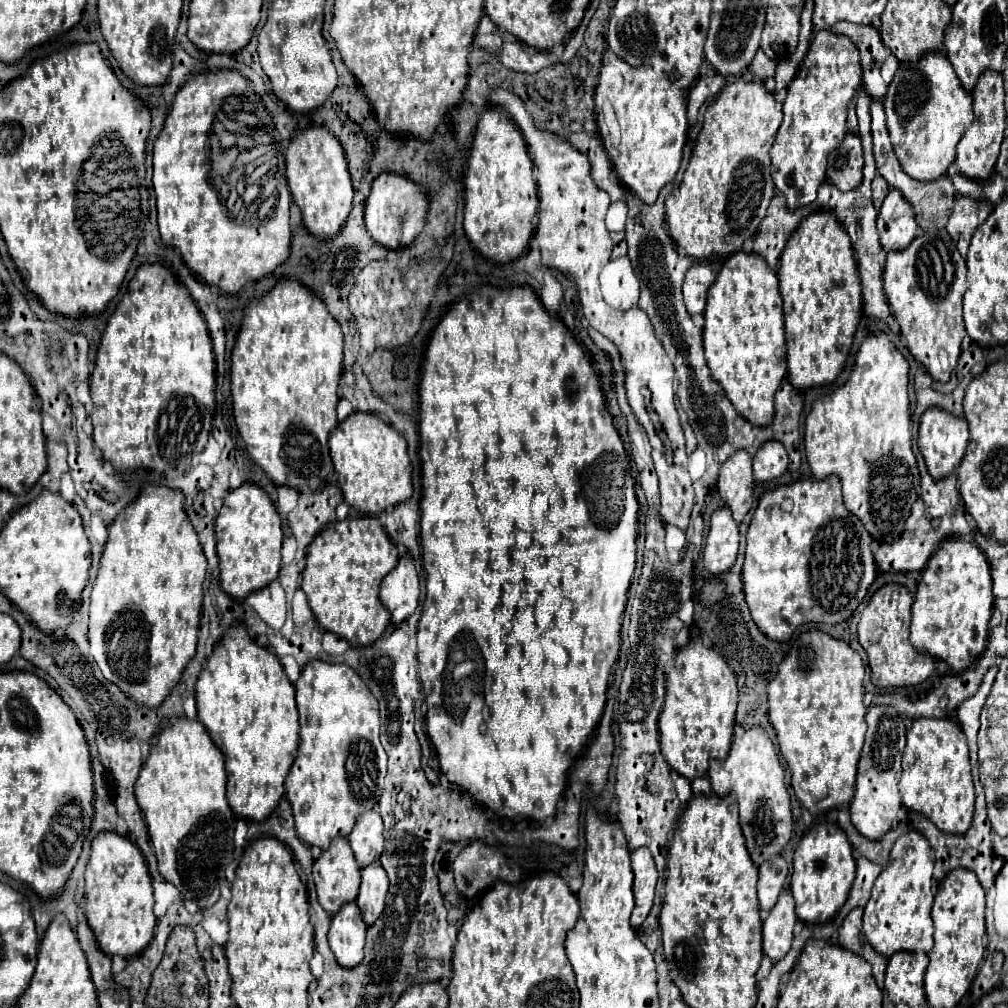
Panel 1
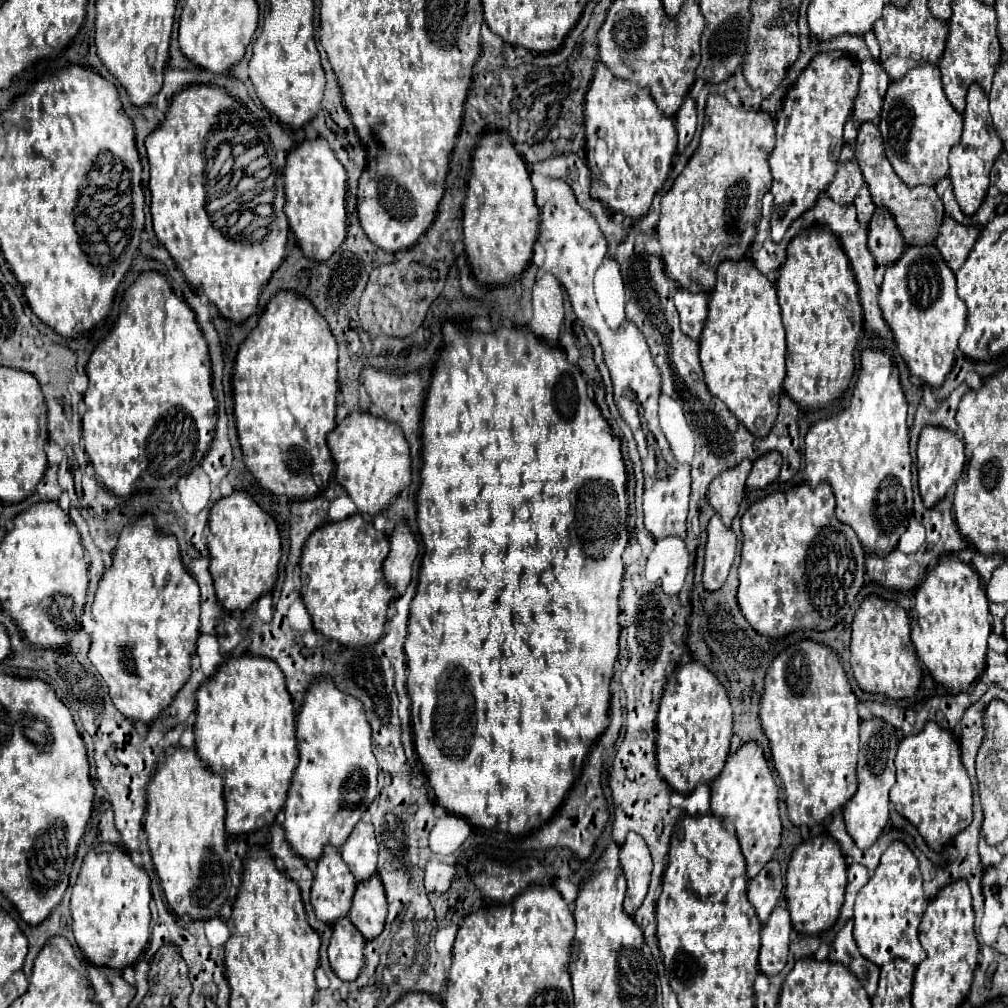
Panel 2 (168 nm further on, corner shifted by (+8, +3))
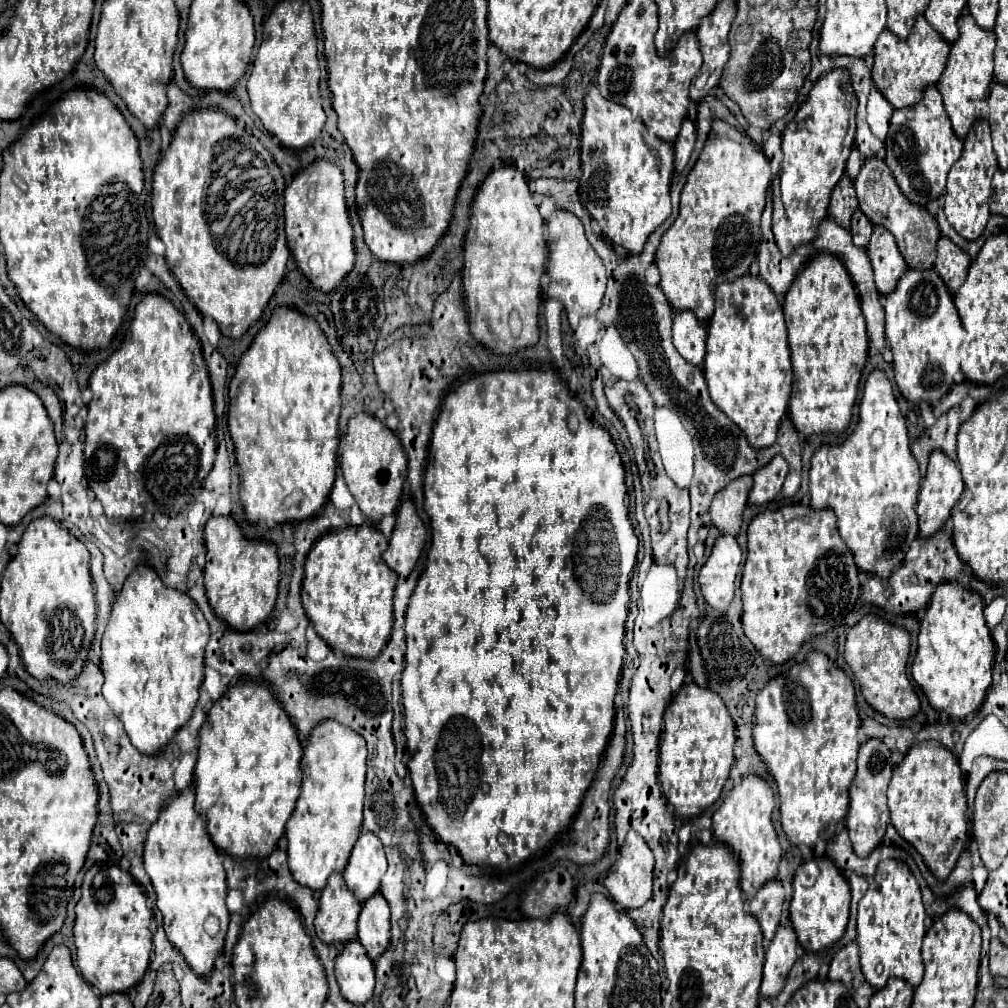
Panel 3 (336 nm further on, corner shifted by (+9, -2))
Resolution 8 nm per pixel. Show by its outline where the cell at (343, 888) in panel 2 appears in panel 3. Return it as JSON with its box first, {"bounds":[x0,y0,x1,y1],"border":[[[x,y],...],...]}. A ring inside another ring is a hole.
{"bounds":[314,872,360,944],"border":[[[342,872],[332,874],[320,892],[320,906],[314,920],[318,938],[326,944],[354,940],[360,906],[358,898],[348,890]]]}

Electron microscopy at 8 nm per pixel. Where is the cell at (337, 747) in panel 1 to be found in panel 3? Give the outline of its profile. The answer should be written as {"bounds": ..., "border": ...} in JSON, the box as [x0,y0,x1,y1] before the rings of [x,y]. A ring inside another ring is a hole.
{"bounds":[286,720,368,890],"border":[[[322,720],[312,728],[302,756],[302,774],[304,774],[302,794],[286,824],[288,866],[298,884],[308,886],[312,890],[322,890],[330,874],[342,872],[346,868],[350,850],[362,830],[362,810],[364,810],[364,796],[366,796],[364,792],[366,760],[368,760],[366,742],[354,730],[342,726],[336,720]]]}

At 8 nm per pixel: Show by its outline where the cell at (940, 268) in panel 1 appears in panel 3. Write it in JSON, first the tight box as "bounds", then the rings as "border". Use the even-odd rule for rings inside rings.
{"bounds":[886,268,964,404],"border":[[[934,268],[928,270],[908,270],[896,288],[886,296],[886,340],[890,344],[890,350],[894,354],[894,372],[896,372],[896,384],[904,398],[910,402],[928,402],[936,404],[954,384],[954,376],[960,370],[960,356],[958,350],[964,340],[964,328],[958,316],[958,310],[954,308],[954,298],[948,294],[944,280],[936,274]]]}

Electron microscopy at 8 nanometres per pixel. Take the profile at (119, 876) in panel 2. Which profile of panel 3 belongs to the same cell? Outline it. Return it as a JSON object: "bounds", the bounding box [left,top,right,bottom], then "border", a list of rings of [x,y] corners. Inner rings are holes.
{"bounds":[74,864,152,994],"border":[[[94,864],[88,868],[82,882],[82,896],[76,904],[74,944],[78,972],[100,994],[126,992],[142,982],[150,964],[152,940],[148,924],[152,910],[146,904],[144,888],[130,872],[120,870],[118,864]]]}

